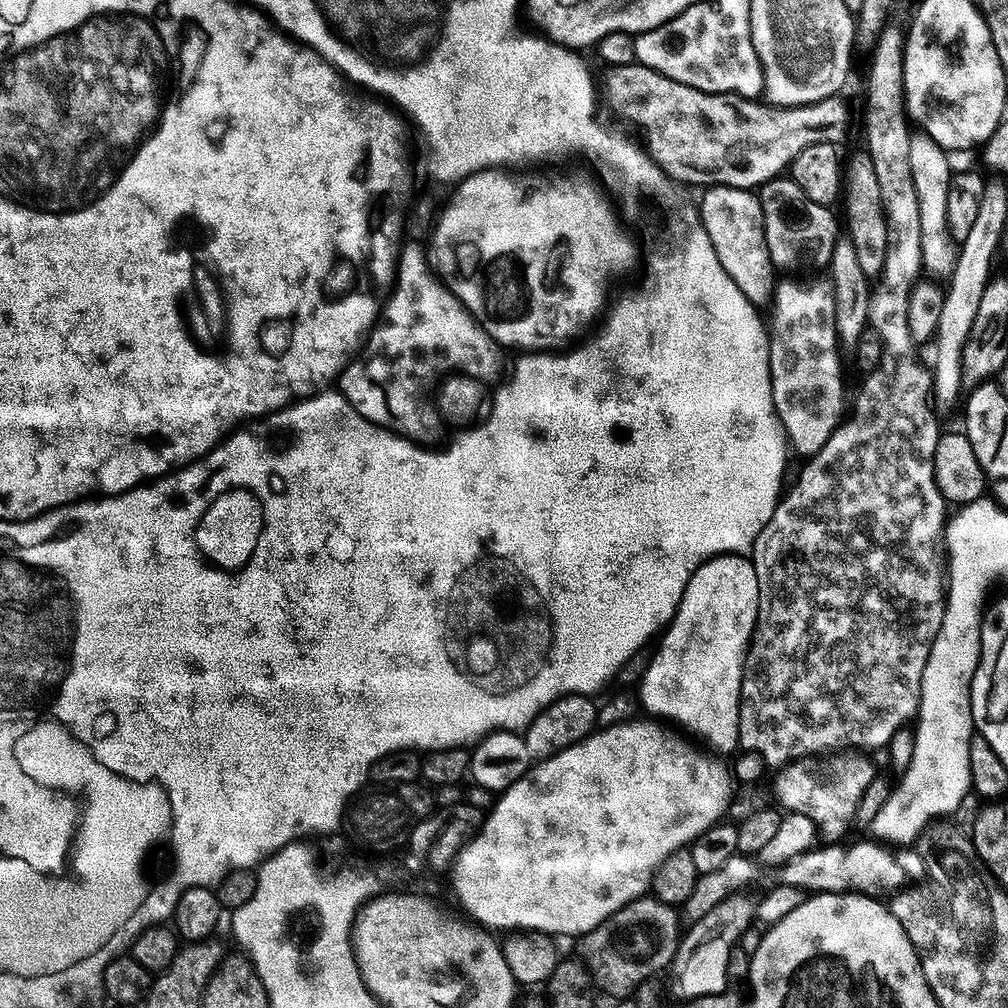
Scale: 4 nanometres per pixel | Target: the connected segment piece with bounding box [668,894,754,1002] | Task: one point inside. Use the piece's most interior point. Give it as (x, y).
(701, 967)

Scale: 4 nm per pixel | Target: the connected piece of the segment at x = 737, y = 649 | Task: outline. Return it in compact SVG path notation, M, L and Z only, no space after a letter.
M729 554L726 556L716 556L702 566L698 566L698 570L694 570L694 574L682 594L682 602L674 614L672 623L668 625L666 631L659 637L659 640L661 640L660 645L656 648L656 653L649 658L648 665L642 668L642 675L638 683L641 706L652 716L665 716L666 719L673 720L676 724L681 724L686 731L693 732L696 736L701 736L716 752L737 751L740 742L740 683L744 677L744 655L748 653L748 642L752 638L752 631L756 625L757 618L758 574L747 555Z

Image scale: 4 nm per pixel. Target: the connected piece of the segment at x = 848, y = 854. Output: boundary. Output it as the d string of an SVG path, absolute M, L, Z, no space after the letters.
M860 840L849 848L843 848L845 845L837 842L798 854L775 869L777 876L775 879L781 884L794 886L808 894L822 892L872 894L882 891L883 888L899 889L905 883L904 872L900 869L899 862L887 852L889 849L883 843L872 840Z

